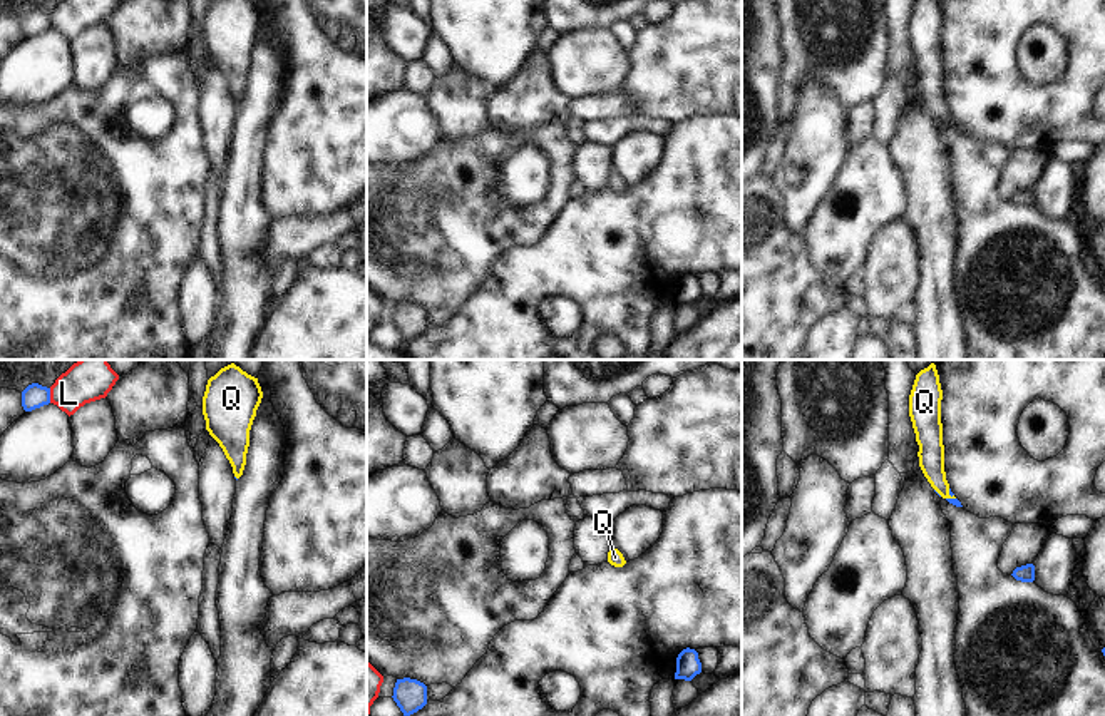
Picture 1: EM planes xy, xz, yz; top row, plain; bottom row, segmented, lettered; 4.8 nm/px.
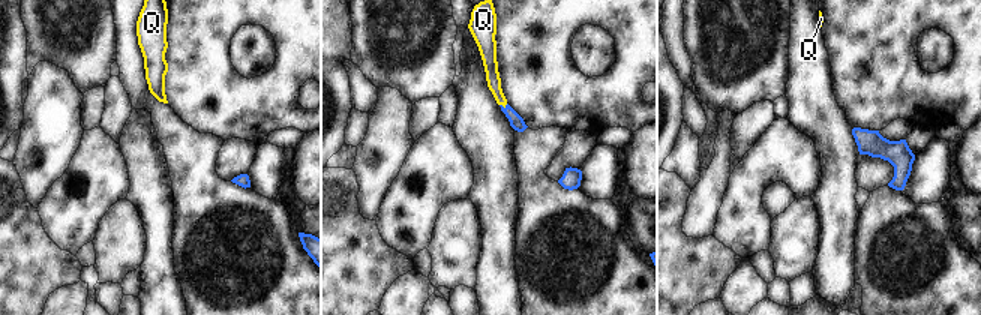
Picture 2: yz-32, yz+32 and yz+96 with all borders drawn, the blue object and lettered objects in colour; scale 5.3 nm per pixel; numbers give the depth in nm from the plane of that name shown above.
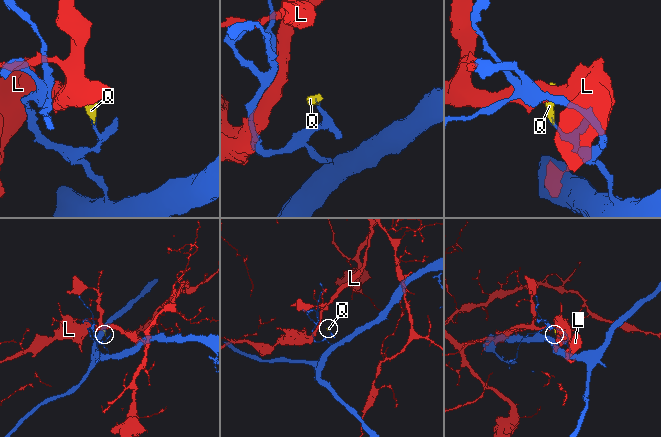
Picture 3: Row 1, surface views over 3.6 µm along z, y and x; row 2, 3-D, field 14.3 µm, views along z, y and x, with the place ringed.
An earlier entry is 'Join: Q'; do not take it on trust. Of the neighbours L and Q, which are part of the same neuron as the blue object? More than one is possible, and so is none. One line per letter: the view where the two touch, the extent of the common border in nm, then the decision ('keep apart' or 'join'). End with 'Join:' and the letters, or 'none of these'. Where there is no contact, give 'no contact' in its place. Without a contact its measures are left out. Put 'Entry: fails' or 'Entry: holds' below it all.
L: xy | 70 nm | keep apart
Q: yz | 70 nm | join
Join: Q
Entry: holds

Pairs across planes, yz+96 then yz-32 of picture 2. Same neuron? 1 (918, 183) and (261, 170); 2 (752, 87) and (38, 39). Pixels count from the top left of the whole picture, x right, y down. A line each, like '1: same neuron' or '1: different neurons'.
1: same neuron
2: same neuron

